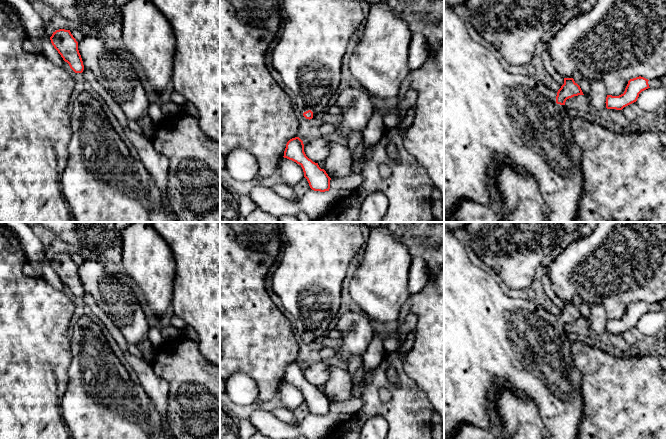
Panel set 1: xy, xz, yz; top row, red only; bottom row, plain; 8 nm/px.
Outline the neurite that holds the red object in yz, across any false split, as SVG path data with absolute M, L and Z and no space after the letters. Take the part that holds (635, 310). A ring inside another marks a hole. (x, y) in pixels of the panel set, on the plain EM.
M641 300L630 303L623 318L619 320L607 319L606 332L622 334L624 331L636 326L639 318L650 312L648 305L648 303Z

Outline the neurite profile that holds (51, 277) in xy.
M45 257L41 262L41 268L43 270L43 277L45 280L57 290L64 291L64 284L58 275L51 267L50 261Z

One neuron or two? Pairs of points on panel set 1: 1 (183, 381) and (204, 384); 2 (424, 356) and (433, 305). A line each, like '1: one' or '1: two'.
1: one
2: one

